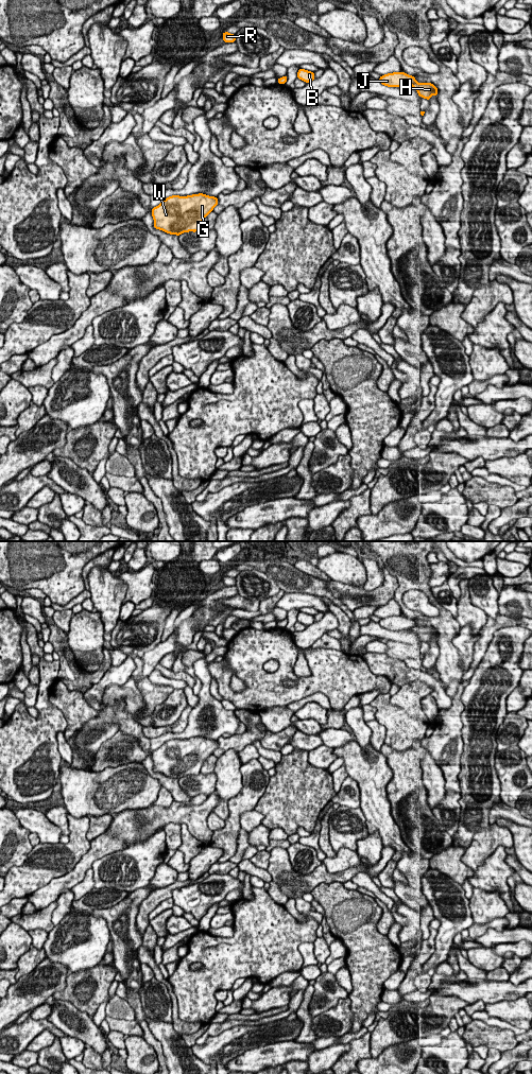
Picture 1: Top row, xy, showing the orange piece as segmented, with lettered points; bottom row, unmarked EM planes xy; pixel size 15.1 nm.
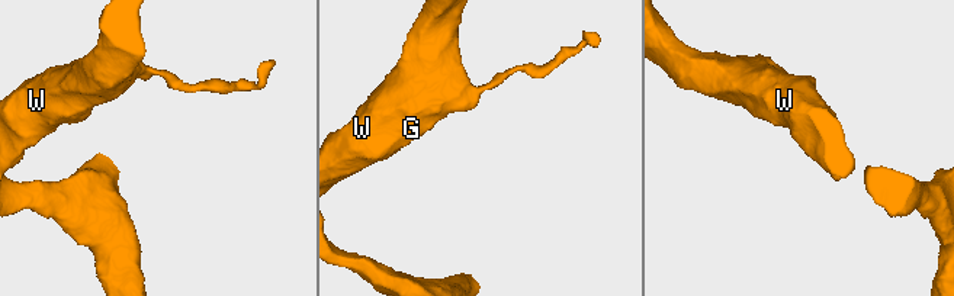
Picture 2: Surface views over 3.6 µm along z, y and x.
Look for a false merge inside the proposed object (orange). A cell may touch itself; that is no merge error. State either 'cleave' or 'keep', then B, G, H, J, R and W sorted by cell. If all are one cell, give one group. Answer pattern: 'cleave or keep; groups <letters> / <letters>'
cleave; groups B G J R W / H

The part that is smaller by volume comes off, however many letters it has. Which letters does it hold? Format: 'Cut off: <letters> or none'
Cut off: H

